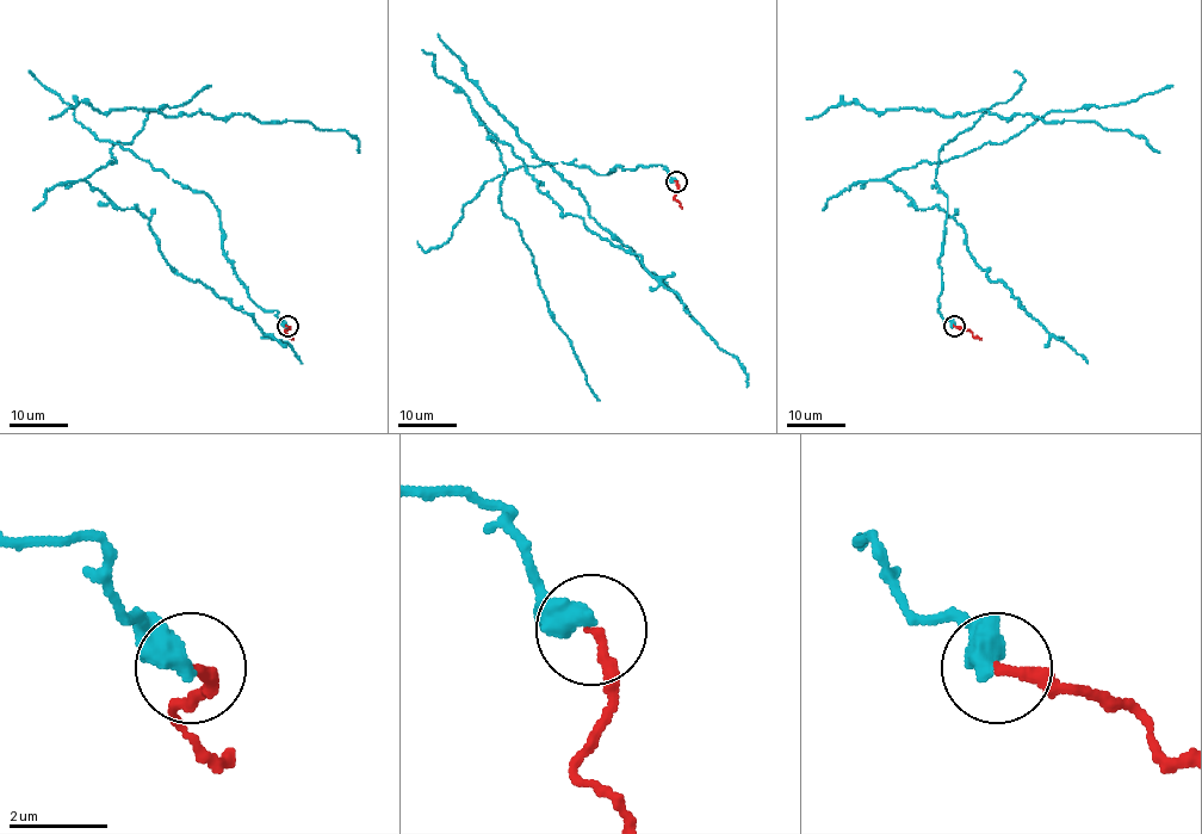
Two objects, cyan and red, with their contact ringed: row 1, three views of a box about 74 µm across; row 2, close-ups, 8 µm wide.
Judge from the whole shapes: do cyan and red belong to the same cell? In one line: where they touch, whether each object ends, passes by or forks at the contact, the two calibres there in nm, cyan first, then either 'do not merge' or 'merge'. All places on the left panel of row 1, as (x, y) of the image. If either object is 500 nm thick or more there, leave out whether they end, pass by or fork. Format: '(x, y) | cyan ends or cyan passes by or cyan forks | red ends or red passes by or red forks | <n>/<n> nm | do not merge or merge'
(287, 326) | 550/200 nm | merge

